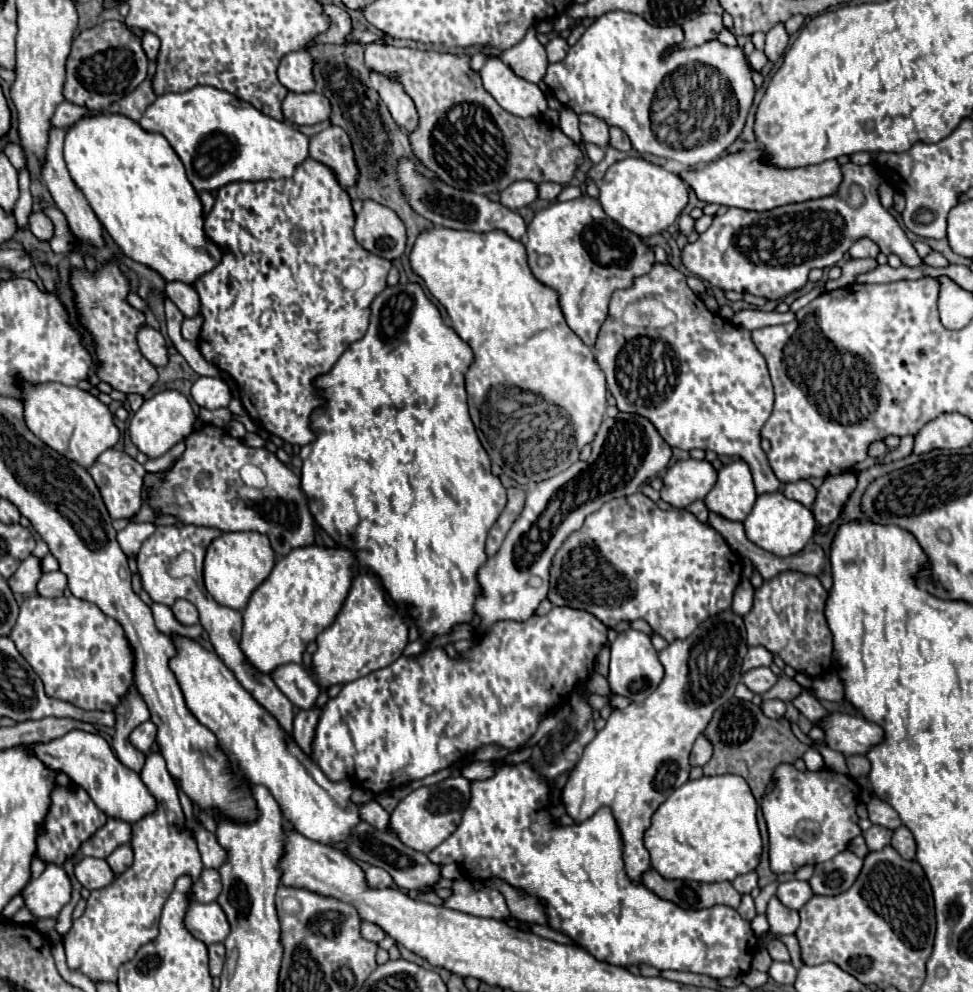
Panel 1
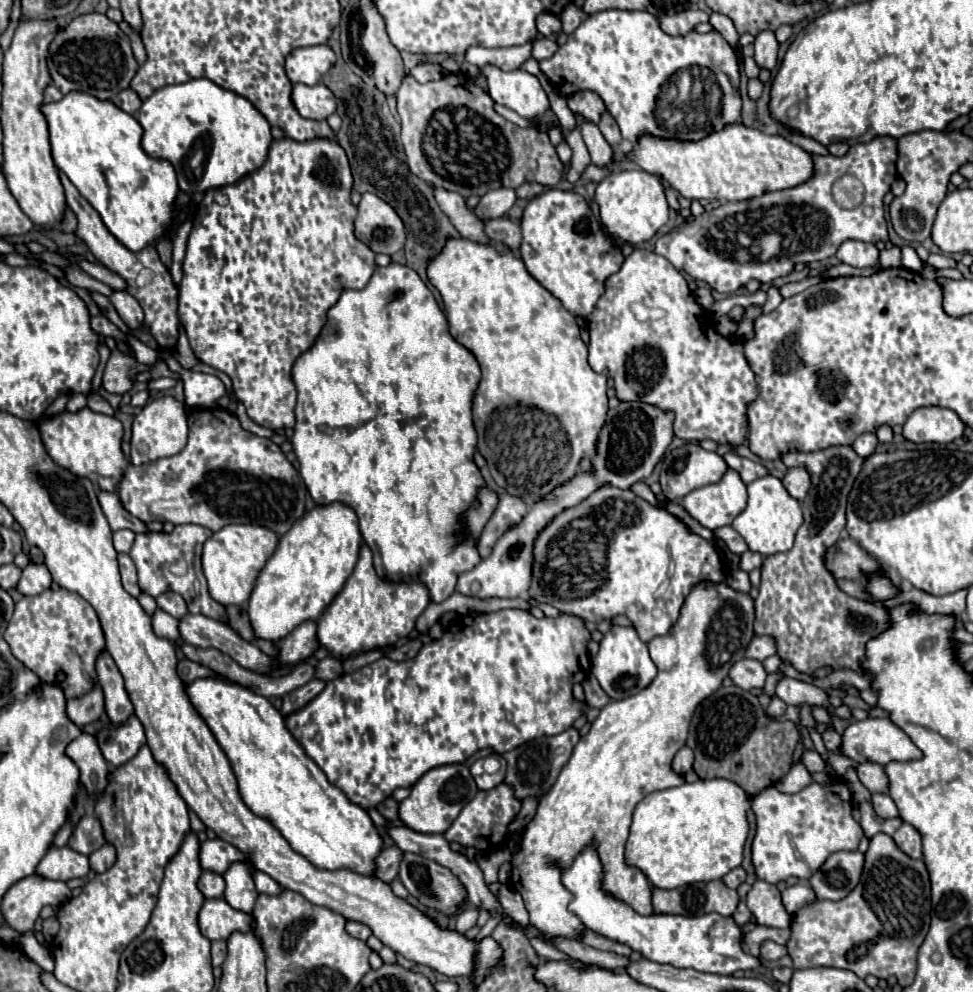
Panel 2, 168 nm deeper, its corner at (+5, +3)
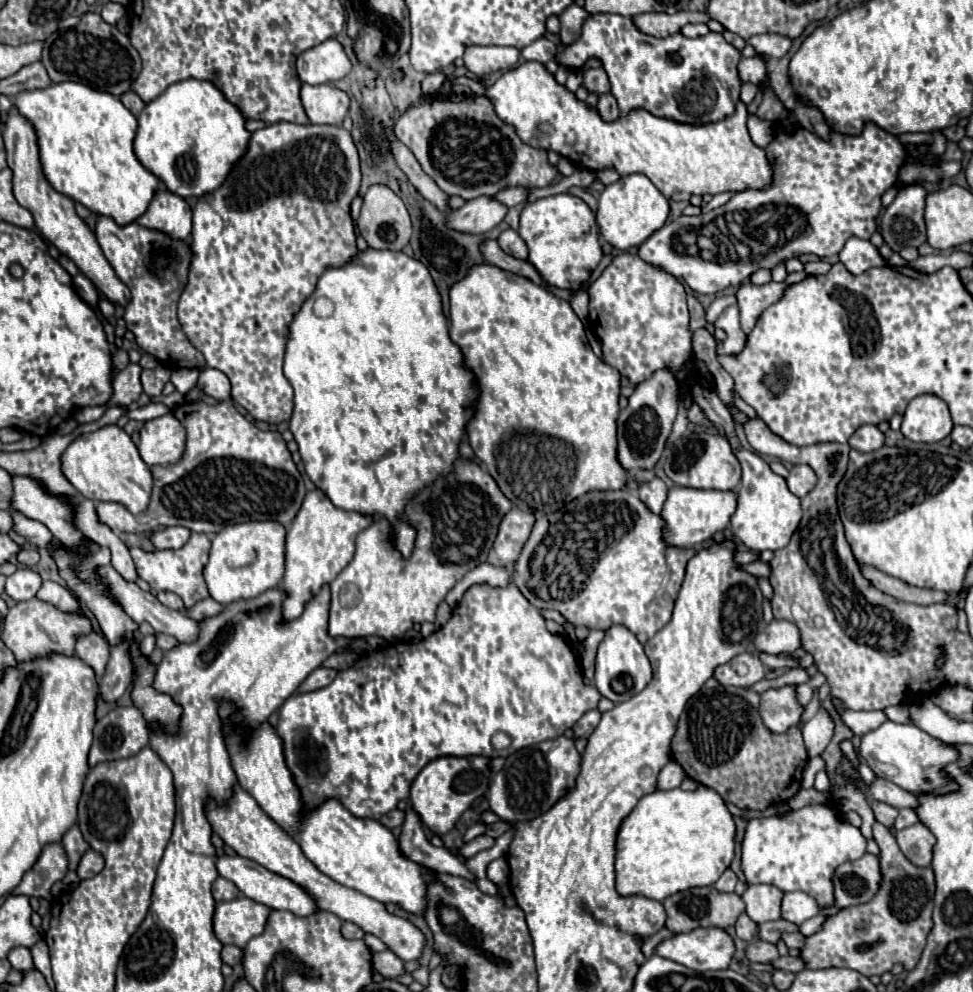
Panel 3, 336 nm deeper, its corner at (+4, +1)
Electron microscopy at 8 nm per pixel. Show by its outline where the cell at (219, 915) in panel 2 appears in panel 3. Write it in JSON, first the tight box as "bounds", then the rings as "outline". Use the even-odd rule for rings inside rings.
{"bounds":[213,897,269,949],"outline":[[[247,897],[221,901],[215,905],[213,931],[223,945],[237,945],[245,949],[247,941],[259,935],[265,927],[269,907],[255,903]]]}

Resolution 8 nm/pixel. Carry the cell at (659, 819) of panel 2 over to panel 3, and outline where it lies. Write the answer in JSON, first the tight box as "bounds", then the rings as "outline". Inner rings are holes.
{"bounds":[615,785,735,901],"outline":[[[699,785],[695,791],[683,789],[657,789],[651,795],[645,795],[631,815],[621,823],[621,831],[617,835],[617,857],[615,857],[615,873],[617,873],[617,891],[619,895],[645,895],[655,901],[663,901],[665,897],[685,891],[689,887],[705,887],[713,885],[725,869],[729,869],[735,857],[735,821],[727,809],[723,797],[711,787]]]}

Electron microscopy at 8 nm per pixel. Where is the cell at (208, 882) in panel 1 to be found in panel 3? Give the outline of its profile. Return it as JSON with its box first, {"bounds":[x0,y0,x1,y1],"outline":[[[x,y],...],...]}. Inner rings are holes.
{"bounds":[213,877,241,901],"outline":[[[223,877],[215,879],[215,883],[213,883],[213,899],[215,901],[231,901],[231,899],[235,899],[239,895],[241,895],[239,889],[231,881],[227,881]]]}

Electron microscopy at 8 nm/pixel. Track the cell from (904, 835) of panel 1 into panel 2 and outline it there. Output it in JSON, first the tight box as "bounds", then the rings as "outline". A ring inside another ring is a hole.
{"bounds":[892,823,922,859],"outline":[[[904,823],[904,825],[892,835],[892,839],[896,841],[896,845],[898,845],[908,857],[912,857],[912,859],[922,859],[922,837],[920,837],[920,833],[918,833],[912,825]]]}

